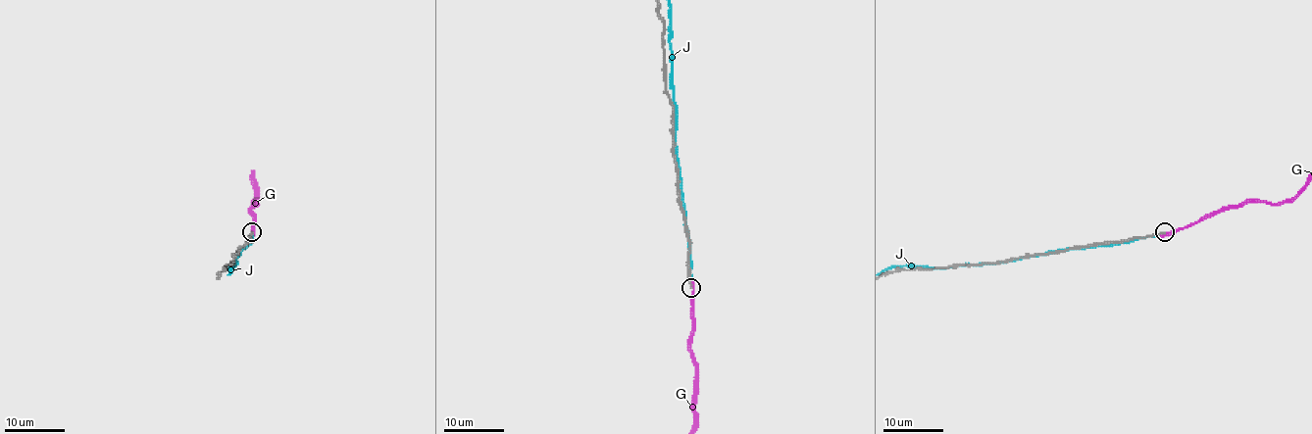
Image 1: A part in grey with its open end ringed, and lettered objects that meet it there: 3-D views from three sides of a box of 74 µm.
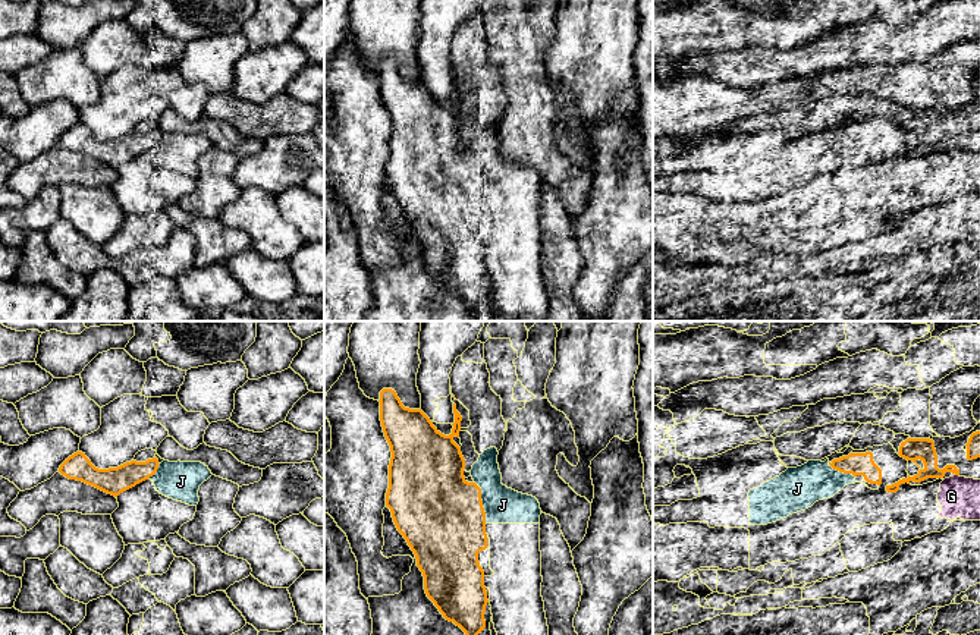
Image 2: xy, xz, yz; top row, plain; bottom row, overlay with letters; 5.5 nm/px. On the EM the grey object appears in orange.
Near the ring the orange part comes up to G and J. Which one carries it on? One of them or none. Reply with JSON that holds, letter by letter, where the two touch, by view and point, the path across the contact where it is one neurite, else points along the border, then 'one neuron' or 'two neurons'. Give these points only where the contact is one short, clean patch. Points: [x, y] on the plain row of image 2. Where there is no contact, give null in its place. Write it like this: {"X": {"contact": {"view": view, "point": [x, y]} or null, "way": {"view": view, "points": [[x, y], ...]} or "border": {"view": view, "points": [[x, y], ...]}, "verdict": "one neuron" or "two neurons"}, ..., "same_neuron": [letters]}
{"G": {"contact": {"view": "yz", "point": [957, 145]}, "verdict": "two neurons"}, "J": {"contact": {"view": "xz", "point": [481, 173]}, "verdict": "two neurons"}, "same_neuron": []}

